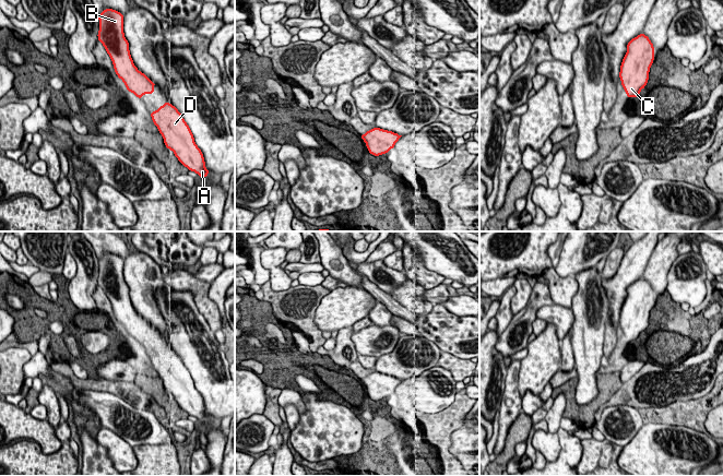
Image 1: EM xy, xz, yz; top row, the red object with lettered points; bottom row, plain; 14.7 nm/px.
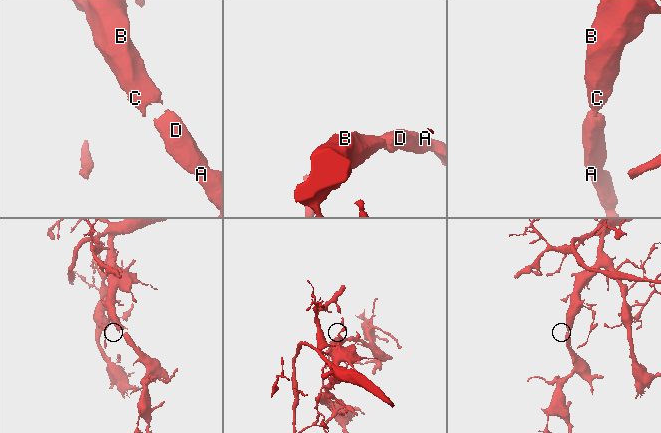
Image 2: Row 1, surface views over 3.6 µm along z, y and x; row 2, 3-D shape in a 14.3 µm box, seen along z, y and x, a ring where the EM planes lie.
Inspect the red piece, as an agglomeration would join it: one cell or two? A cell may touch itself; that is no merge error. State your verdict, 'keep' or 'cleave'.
keep

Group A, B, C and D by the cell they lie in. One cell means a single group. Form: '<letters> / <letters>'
A B C D

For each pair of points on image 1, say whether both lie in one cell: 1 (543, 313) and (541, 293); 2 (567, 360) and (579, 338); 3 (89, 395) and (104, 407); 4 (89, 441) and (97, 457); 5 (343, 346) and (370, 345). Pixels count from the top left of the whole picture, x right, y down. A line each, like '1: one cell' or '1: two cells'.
1: two cells
2: two cells
3: one cell
4: one cell
5: two cells

